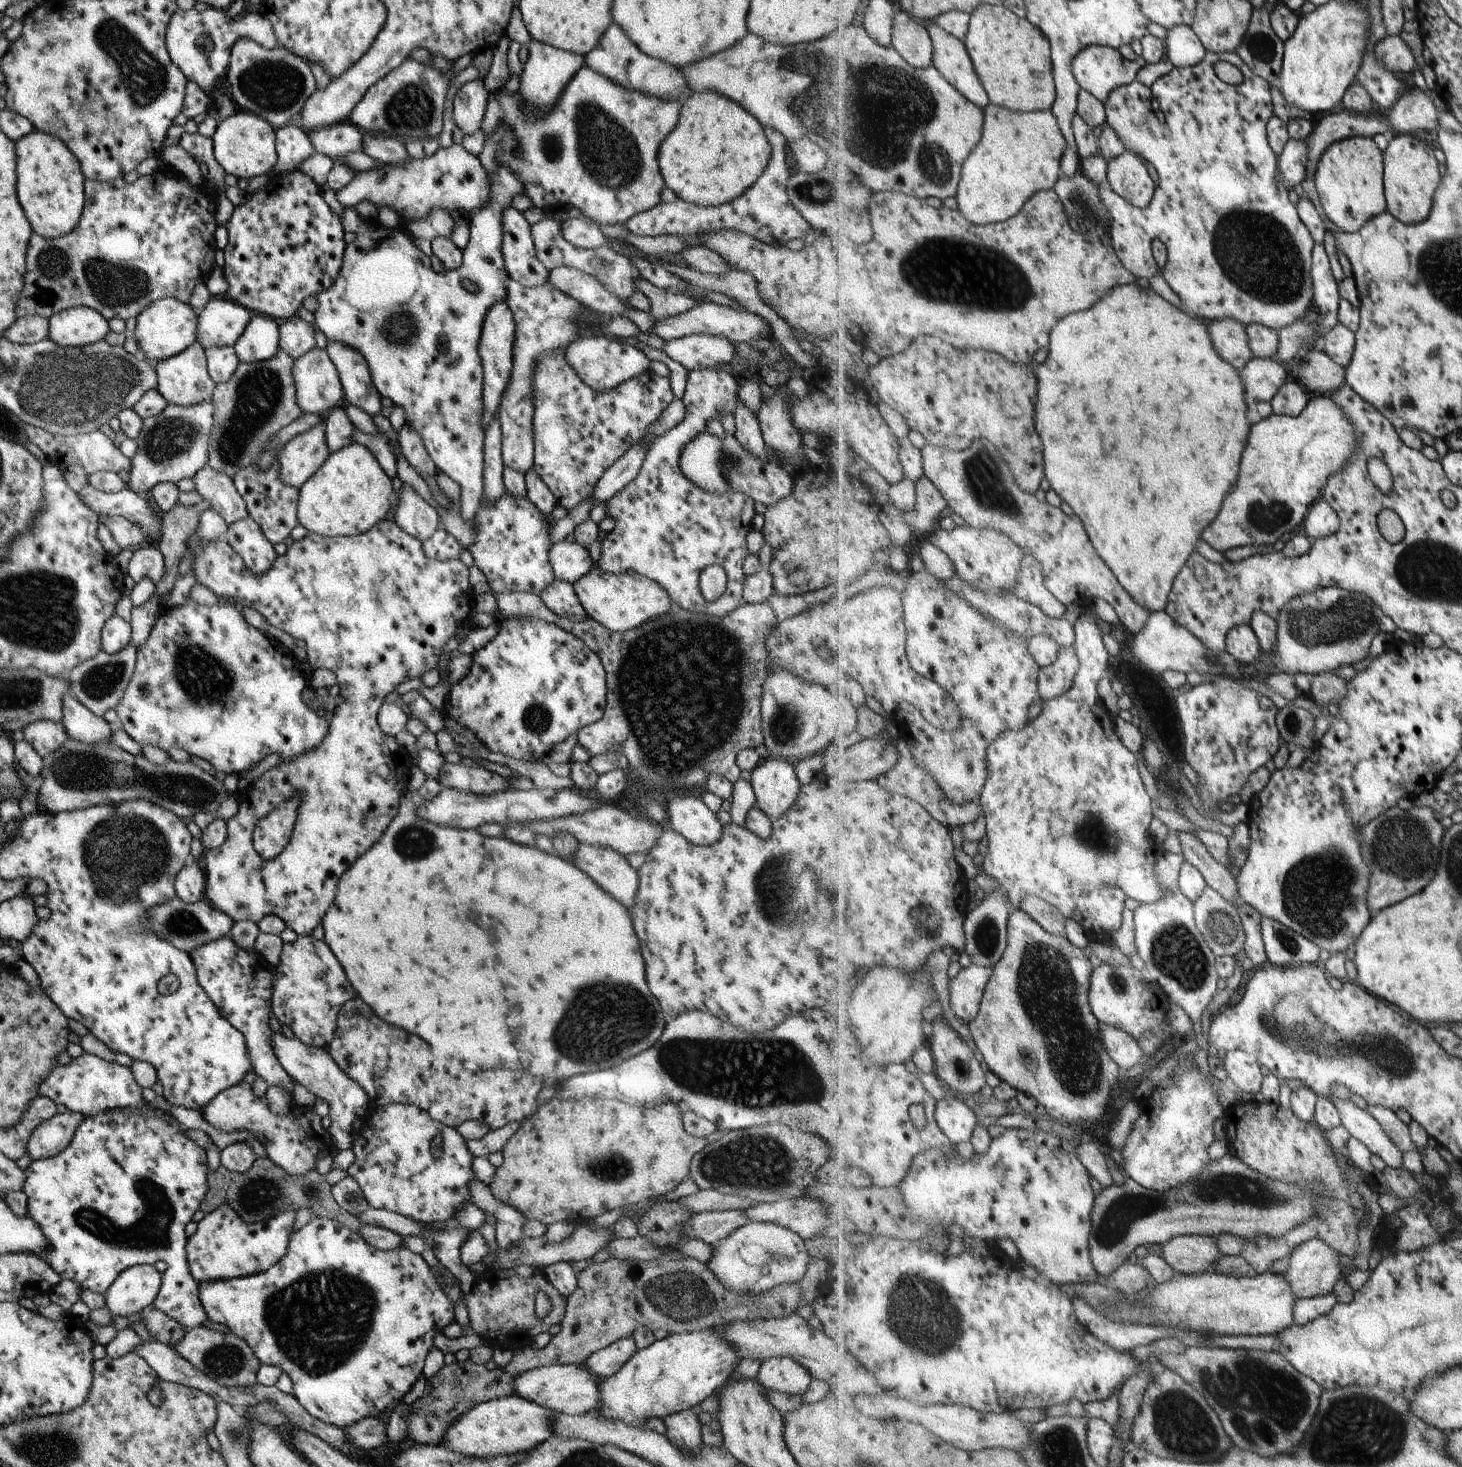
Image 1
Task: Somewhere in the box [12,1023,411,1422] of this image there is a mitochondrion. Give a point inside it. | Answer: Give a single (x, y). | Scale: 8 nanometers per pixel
(321, 1319)

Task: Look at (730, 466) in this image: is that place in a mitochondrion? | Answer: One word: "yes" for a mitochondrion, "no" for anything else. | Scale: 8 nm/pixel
yes

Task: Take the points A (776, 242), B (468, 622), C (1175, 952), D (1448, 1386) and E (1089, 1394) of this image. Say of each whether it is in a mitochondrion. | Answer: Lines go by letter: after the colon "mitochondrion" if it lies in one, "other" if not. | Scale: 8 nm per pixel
A: other
B: other
C: mitochondrion
D: other
E: other

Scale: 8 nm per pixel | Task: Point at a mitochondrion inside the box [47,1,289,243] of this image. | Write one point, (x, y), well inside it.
(144, 79)

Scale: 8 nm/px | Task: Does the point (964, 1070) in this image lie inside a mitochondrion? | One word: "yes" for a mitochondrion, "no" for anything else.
yes

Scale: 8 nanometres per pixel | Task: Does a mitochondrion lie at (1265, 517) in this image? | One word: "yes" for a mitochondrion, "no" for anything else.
yes

